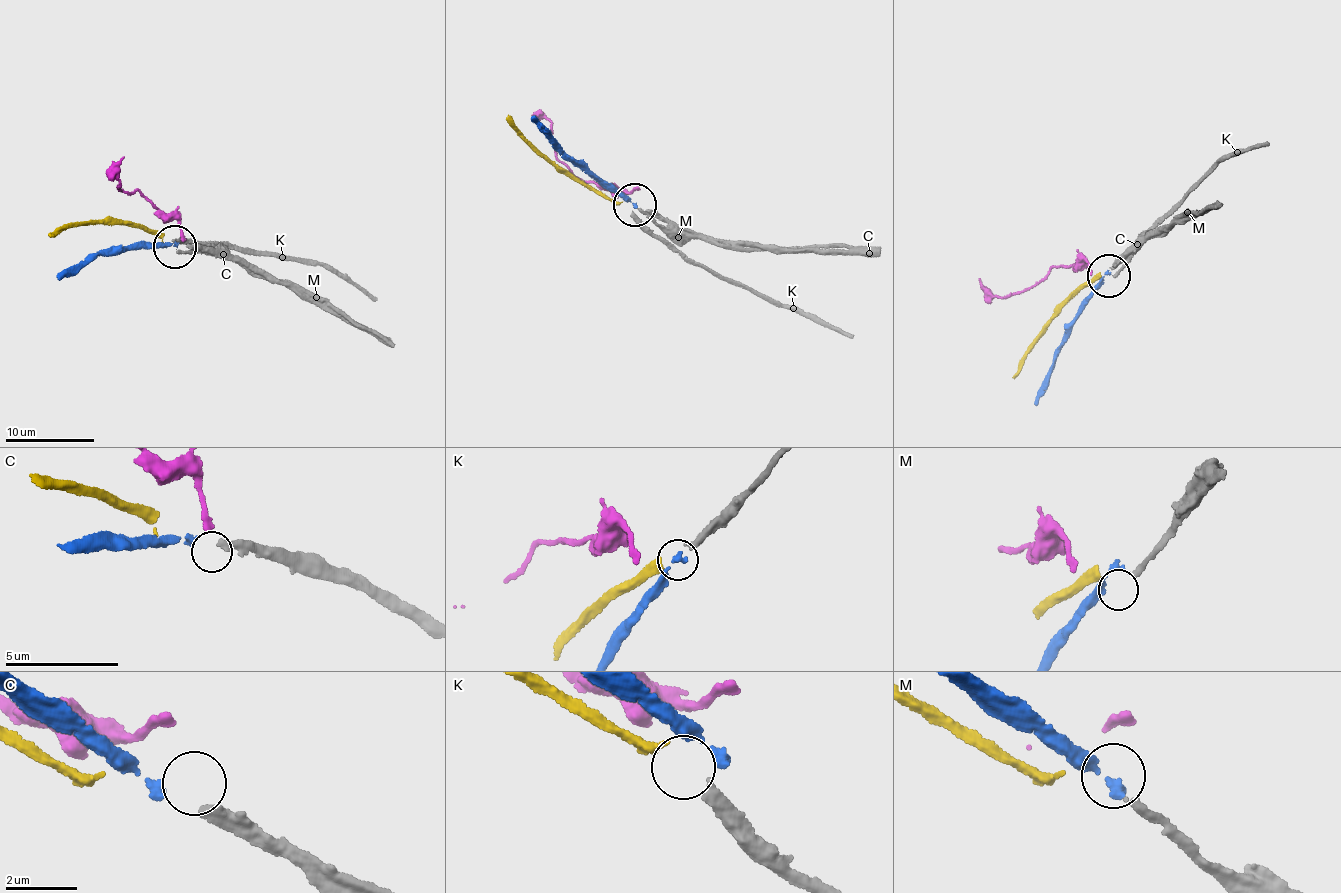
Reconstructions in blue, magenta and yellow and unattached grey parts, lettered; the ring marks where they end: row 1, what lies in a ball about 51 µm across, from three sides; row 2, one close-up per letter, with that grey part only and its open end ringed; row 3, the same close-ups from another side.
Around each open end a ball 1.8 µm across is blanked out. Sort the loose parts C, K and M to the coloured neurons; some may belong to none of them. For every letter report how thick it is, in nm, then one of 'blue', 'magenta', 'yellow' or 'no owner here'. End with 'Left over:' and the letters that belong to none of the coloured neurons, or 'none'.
C: calibre 340 nm; blue
K: calibre 320 nm; yellow
M: calibre 280 nm; no owner here
Left over: M

